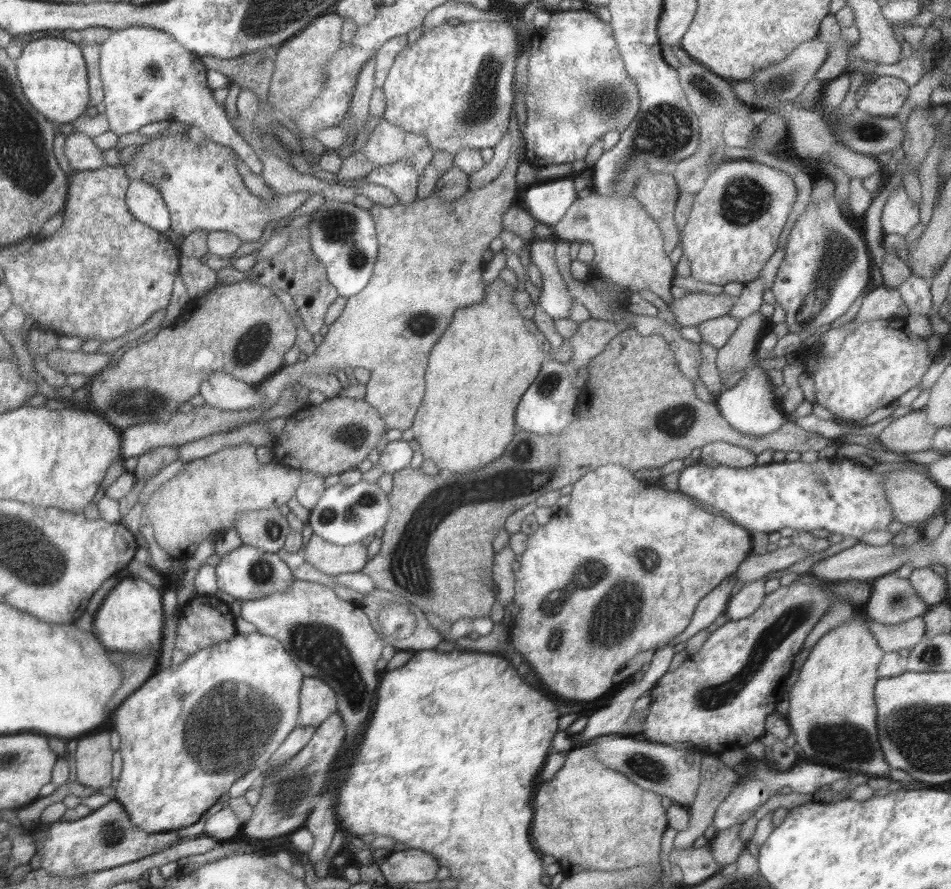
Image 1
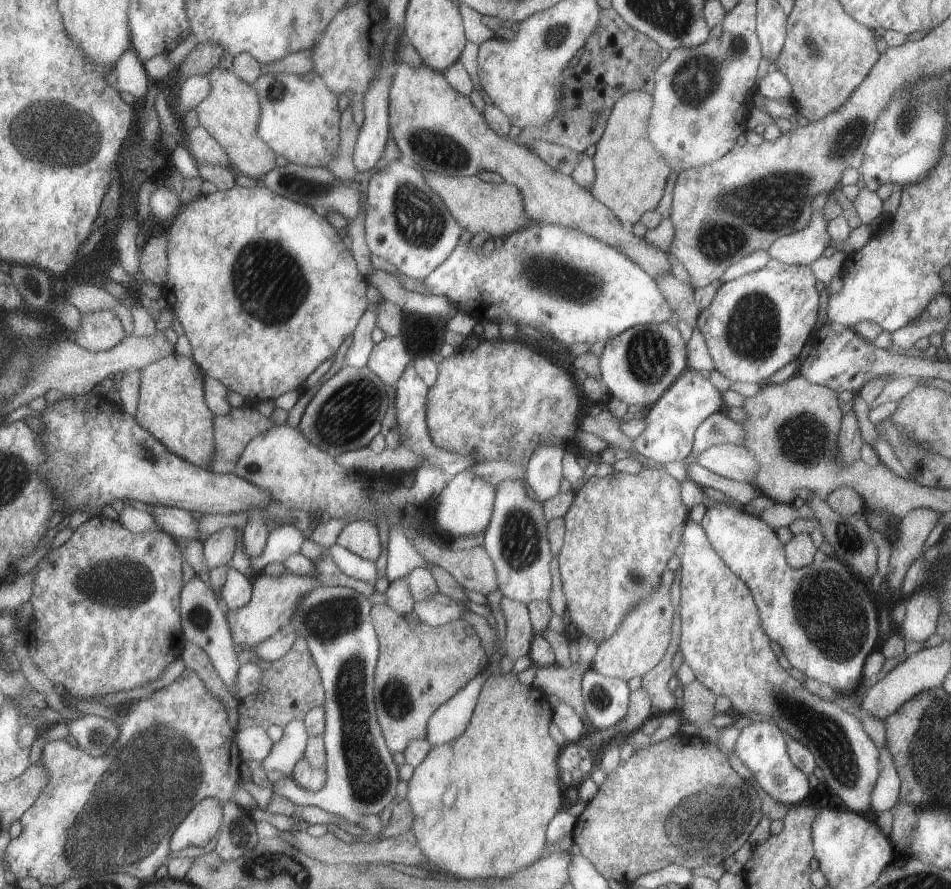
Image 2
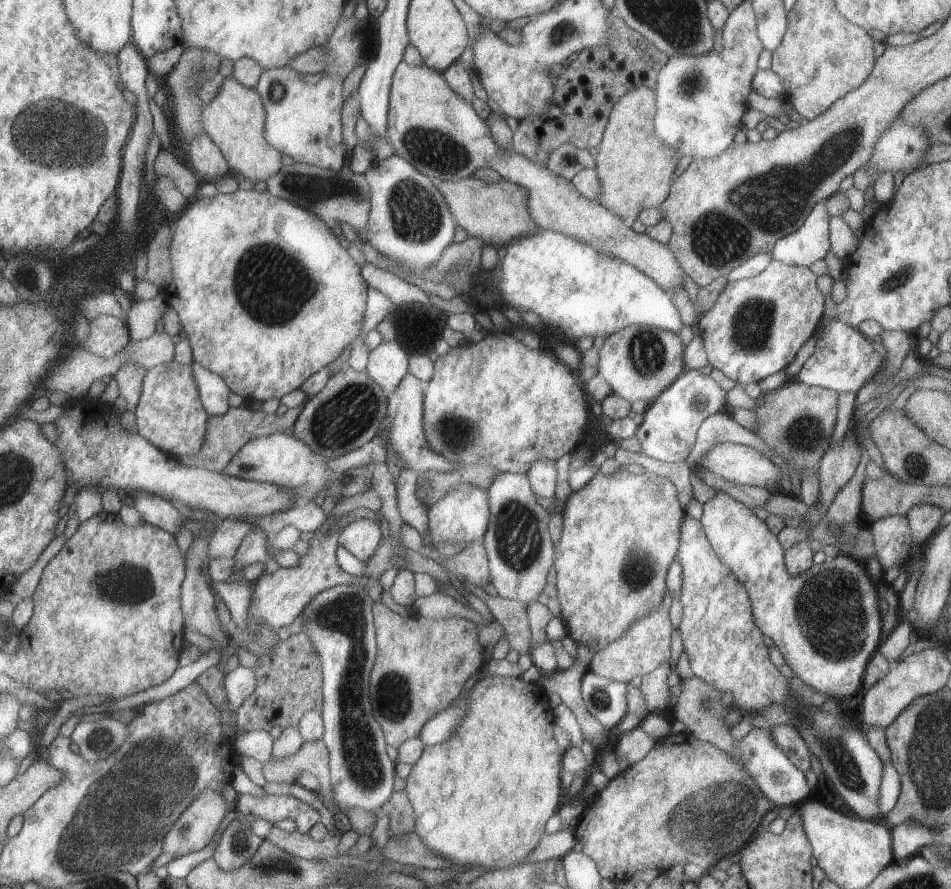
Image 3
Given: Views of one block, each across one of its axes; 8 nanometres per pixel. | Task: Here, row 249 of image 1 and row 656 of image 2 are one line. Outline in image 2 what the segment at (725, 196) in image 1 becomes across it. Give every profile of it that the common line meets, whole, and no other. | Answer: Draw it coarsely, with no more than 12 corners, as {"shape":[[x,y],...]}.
{"shape":[[689,519],[688,666],[739,715],[802,742],[849,810],[879,748],[858,715],[780,666],[750,589]]}

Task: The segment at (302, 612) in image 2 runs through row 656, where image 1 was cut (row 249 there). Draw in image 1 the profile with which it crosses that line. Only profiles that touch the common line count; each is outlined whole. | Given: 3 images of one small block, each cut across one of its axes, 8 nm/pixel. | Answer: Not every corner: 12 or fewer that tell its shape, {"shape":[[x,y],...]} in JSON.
{"shape":[[327,200],[308,226],[339,296],[368,284],[379,240],[369,210]]}

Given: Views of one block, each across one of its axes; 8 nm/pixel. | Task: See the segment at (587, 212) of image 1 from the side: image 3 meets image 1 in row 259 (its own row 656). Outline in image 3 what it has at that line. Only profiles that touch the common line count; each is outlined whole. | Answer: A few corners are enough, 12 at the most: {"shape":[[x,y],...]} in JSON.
{"shape":[[667,608],[636,620],[588,670],[628,685],[670,662]]}

